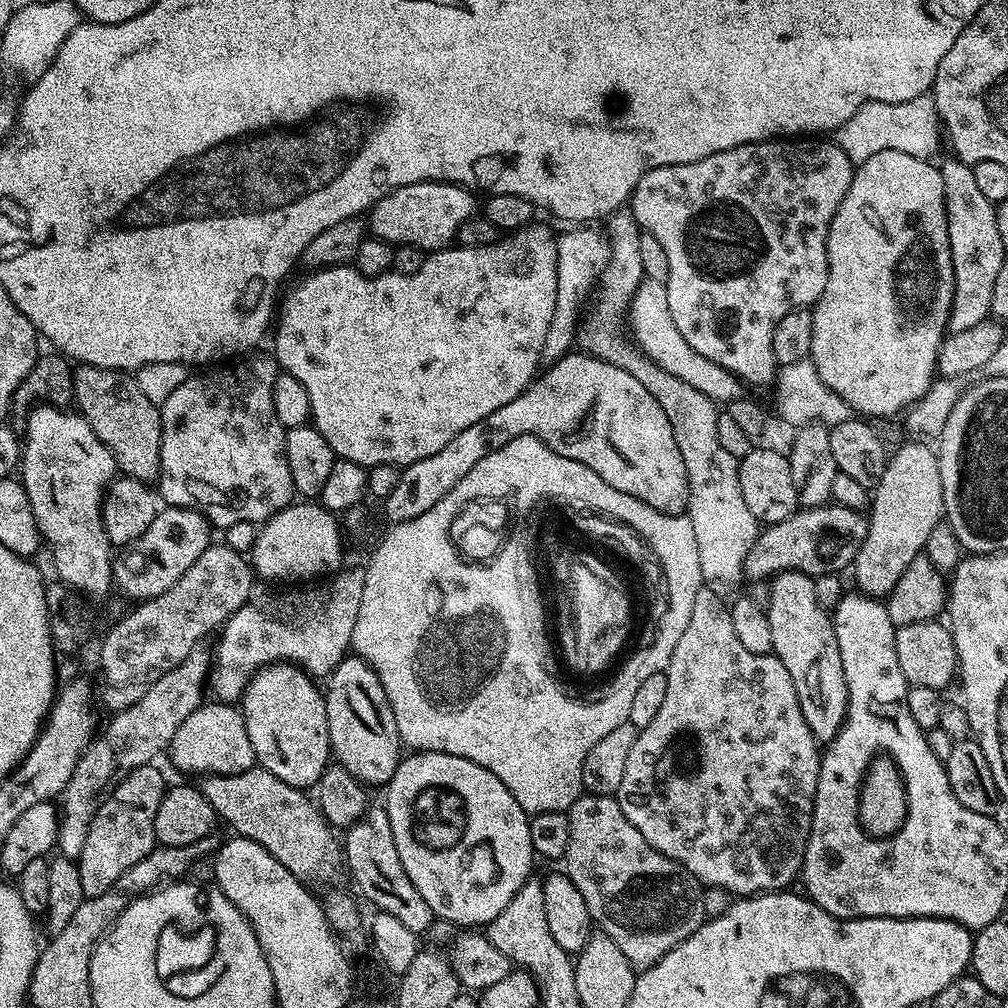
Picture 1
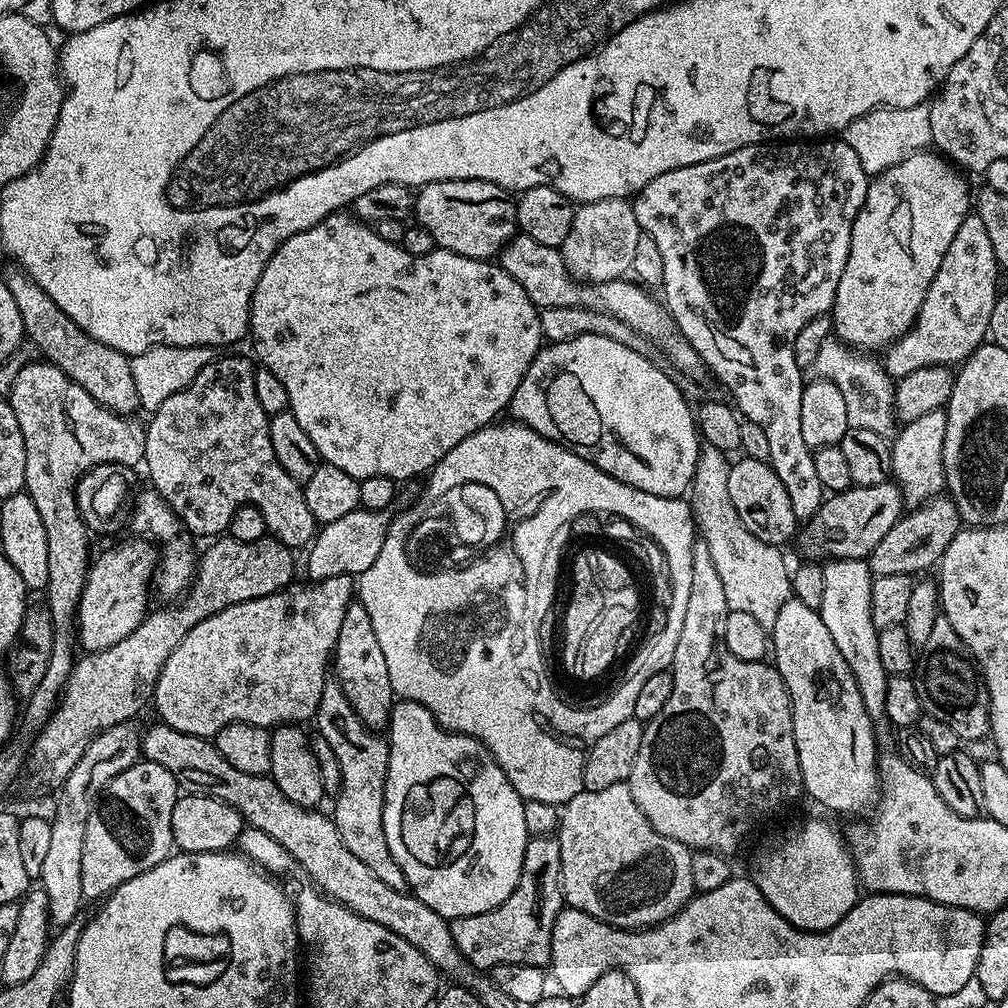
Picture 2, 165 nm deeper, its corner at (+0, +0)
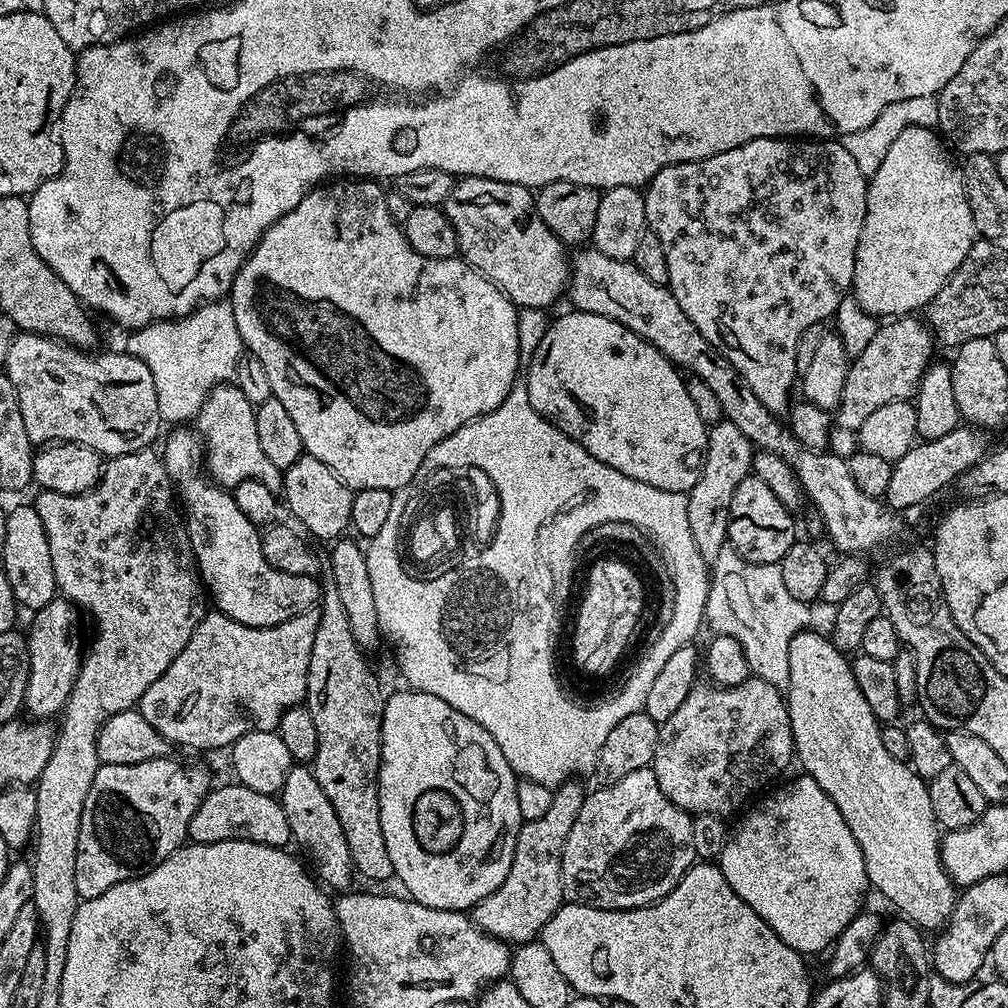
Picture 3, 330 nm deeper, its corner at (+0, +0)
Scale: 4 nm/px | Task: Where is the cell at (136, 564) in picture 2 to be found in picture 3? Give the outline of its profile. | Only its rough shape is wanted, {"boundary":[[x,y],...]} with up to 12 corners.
{"boundary":[[71,600],[35,609],[23,711],[63,712],[80,673],[80,619]]}

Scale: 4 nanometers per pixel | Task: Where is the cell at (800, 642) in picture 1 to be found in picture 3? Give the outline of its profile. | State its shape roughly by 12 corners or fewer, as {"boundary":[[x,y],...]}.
{"boundary":[[790,642],[801,769],[869,885],[921,930],[958,888],[926,780],[886,750],[849,657]]}

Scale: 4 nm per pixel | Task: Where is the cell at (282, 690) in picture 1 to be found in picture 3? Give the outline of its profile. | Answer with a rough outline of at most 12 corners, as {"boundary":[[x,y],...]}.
{"boundary":[[311,767],[278,799],[292,840],[328,890],[351,889],[342,822]]}

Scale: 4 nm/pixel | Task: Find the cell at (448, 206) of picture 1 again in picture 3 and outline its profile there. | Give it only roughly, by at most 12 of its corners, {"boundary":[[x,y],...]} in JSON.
{"boundary":[[457,179],[458,252],[517,309],[551,309],[570,256],[533,189]]}

